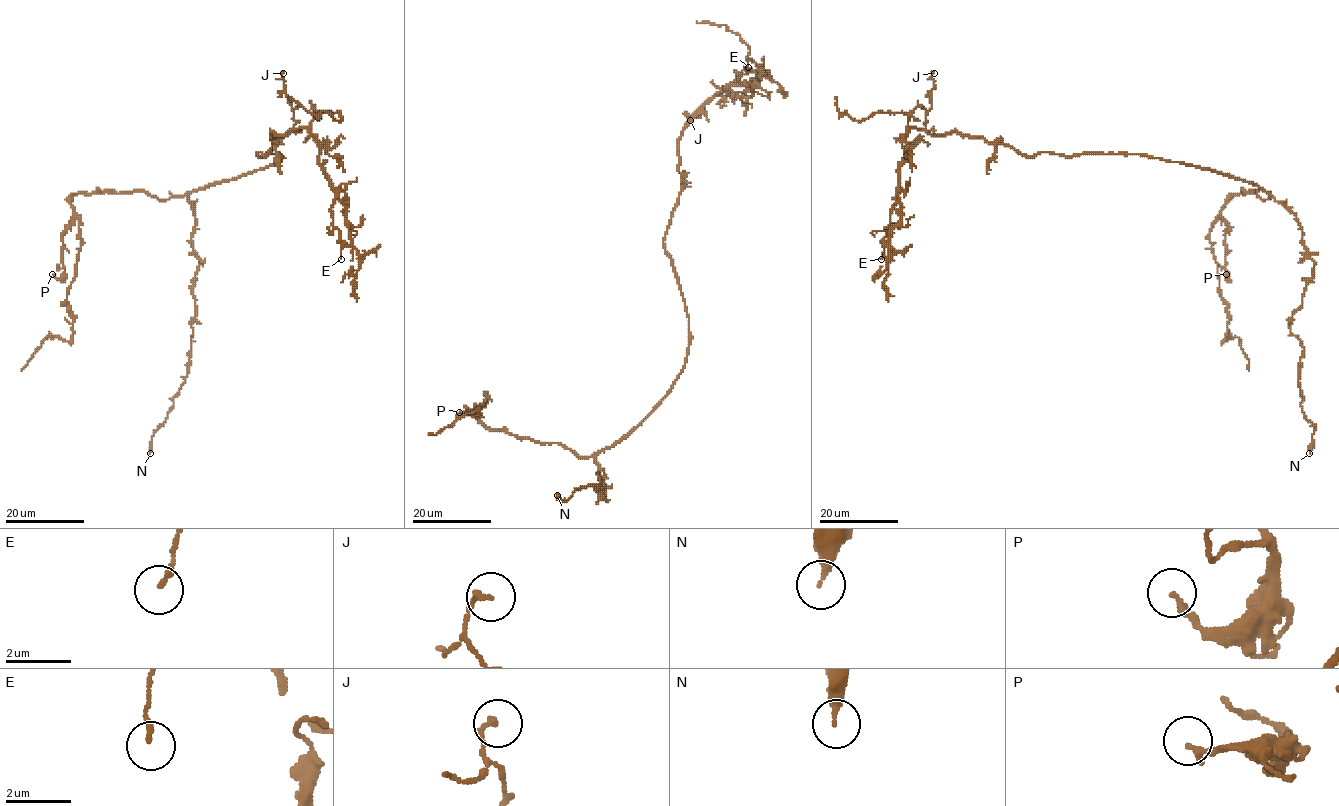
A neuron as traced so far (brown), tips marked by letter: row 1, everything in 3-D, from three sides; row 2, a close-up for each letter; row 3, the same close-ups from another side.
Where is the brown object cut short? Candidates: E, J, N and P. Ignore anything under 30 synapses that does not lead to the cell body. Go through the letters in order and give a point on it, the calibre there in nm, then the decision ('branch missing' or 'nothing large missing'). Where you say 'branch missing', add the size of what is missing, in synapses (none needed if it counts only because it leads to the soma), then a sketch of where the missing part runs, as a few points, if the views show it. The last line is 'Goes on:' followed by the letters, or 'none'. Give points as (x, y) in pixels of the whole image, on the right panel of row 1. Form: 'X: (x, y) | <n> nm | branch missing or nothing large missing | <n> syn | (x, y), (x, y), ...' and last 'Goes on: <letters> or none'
E: (881, 259) | 150 nm | nothing large missing
J: (934, 73) | 160 nm | nothing large missing
N: (1309, 453) | 220 nm | nothing large missing
P: (1226, 274) | 200 nm | nothing large missing
Goes on: none

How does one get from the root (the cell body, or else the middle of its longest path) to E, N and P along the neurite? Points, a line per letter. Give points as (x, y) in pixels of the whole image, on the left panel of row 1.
E: (276, 163), (281, 154), (256, 153), (276, 143), (271, 133), (306, 129), (335, 193), (341, 259)
N: (276, 163), (187, 196), (196, 221), (191, 246), (199, 261), (188, 373), (154, 432), (150, 453)
P: (276, 163), (165, 200), (143, 191), (73, 194), (74, 218), (62, 233), (64, 274), (59, 278), (52, 274)

